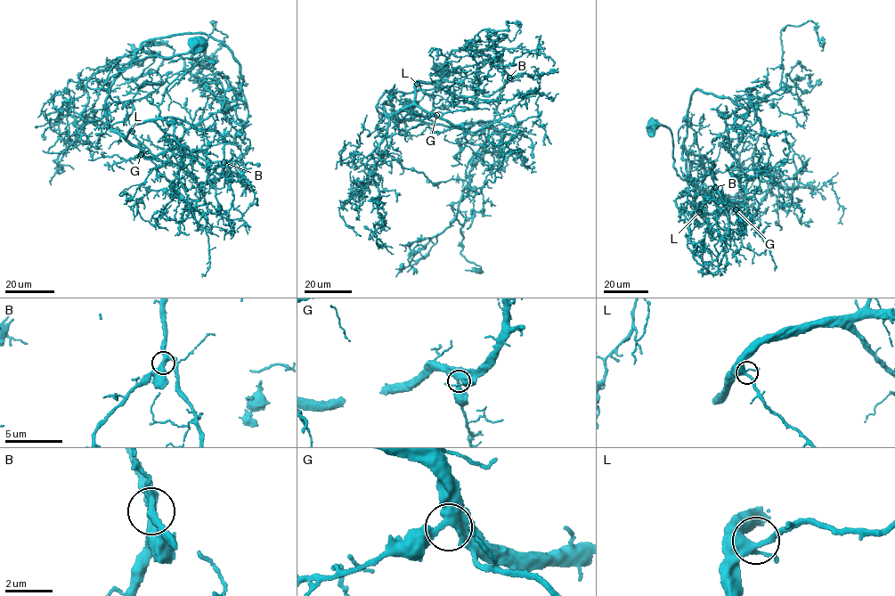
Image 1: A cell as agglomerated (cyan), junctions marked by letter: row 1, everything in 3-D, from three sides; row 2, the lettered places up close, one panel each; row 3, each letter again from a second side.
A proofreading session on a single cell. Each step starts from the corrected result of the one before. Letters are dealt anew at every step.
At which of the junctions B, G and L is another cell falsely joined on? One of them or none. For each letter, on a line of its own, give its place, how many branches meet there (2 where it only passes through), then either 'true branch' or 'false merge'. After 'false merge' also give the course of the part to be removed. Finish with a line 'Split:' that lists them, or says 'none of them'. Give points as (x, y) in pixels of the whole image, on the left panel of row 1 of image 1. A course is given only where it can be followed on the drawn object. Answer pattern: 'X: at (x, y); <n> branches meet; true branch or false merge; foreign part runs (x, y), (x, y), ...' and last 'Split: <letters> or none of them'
B: at (223, 162); 3 branches meet; false merge; foreign part runs (223, 162), (206, 182), (157, 84), (75, 93), (66, 89), (63, 97)
G: at (141, 154); 3 branches meet; true branch
L: at (132, 131); 3 branches meet; true branch
Split: B

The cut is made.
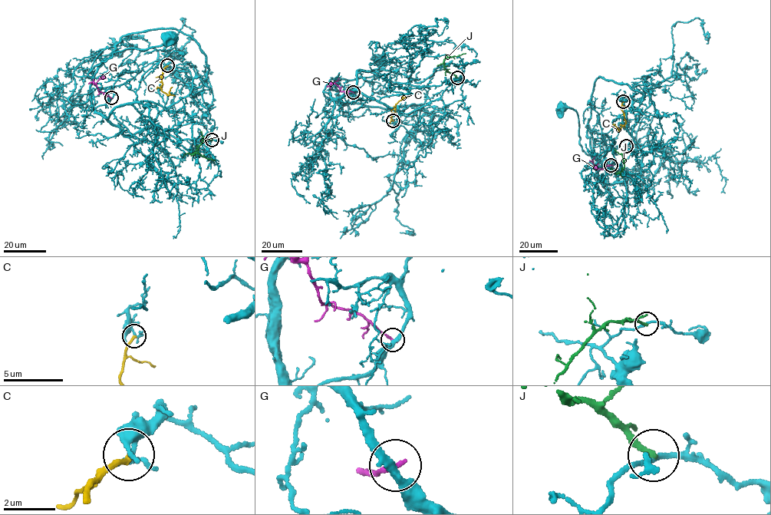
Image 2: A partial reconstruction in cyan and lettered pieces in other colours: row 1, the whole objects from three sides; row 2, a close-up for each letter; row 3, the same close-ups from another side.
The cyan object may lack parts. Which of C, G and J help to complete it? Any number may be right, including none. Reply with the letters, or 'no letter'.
no letter

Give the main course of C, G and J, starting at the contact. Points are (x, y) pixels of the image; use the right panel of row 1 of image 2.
C: (623, 101), (621, 108), (624, 124), (618, 130), (612, 124)
G: (611, 165), (601, 169), (589, 160)
J: (626, 146), (622, 150), (624, 169), (616, 173), (616, 169)

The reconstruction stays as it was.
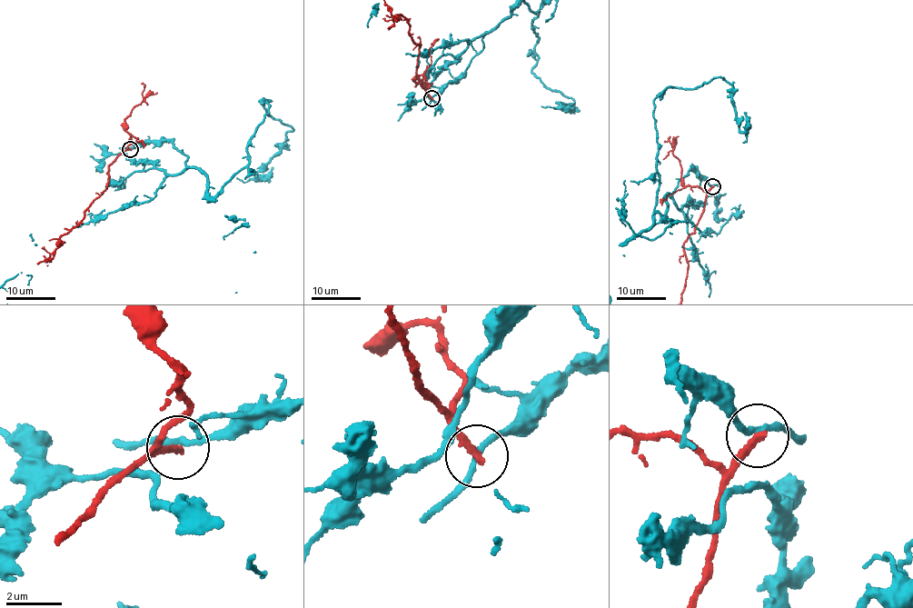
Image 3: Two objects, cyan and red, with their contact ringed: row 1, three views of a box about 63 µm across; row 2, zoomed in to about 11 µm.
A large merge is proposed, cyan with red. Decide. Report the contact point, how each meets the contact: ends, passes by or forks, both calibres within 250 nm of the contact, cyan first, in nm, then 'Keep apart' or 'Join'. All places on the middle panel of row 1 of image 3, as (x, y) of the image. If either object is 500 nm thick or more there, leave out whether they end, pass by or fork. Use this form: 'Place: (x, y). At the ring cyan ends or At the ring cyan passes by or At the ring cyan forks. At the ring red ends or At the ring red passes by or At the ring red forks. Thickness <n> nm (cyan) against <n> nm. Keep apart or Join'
Place: (431, 98). At the ring cyan passes by. At the ring red ends. Thickness 190 nm (cyan) against 280 nm. Keep apart

